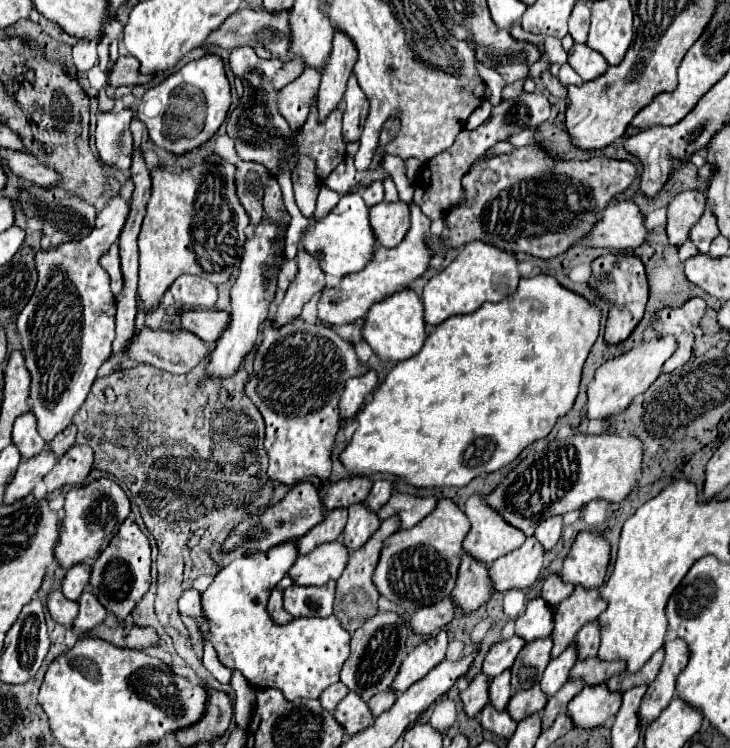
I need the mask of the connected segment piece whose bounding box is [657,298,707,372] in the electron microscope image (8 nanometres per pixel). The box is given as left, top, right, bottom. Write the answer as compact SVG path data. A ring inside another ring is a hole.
M691 298L687 304L675 310L661 310L657 316L657 324L661 324L661 336L673 334L679 342L673 356L663 364L663 372L671 372L683 366L693 352L693 328L705 314L705 302L701 298Z

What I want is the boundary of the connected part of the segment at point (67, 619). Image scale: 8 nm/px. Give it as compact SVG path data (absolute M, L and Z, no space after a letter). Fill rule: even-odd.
M51 590L47 592L47 600L45 600L45 608L49 612L49 616L63 624L65 628L71 626L71 620L75 620L75 602L67 602L61 596L61 590Z

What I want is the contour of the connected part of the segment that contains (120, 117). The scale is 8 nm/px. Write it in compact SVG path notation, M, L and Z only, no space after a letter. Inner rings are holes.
M123 108L121 112L99 112L97 114L97 132L95 132L95 146L99 156L109 166L119 168L121 172L129 172L131 156L133 156L133 136L131 136L131 122L135 112Z

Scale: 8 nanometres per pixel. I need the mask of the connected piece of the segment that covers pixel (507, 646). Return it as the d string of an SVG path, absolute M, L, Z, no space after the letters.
M511 636L509 640L499 640L495 642L483 662L483 674L489 678L495 678L499 672L507 670L513 666L515 656L519 654L519 650L525 646L525 640L521 636Z

